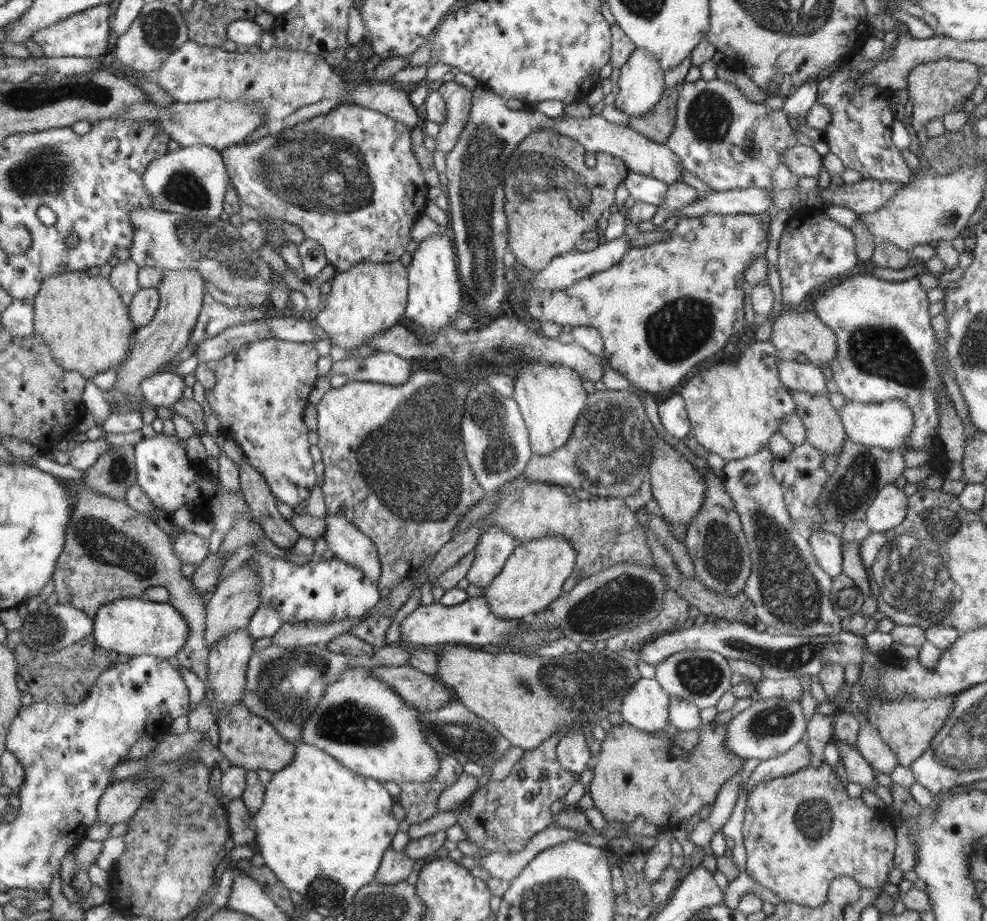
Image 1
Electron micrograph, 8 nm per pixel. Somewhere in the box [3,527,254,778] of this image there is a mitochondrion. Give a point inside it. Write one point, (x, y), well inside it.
(48, 635)

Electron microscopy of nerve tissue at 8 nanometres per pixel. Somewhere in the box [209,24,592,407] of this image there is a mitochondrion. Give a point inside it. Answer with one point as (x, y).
(314, 169)

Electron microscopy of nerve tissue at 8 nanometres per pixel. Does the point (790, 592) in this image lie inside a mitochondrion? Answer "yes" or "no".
yes

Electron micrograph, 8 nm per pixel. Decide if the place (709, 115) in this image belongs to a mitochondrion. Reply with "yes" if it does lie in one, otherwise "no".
yes

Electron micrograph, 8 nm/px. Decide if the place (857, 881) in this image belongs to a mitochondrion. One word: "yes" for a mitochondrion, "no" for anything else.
no

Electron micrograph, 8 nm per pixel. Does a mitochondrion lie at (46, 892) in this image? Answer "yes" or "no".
no

